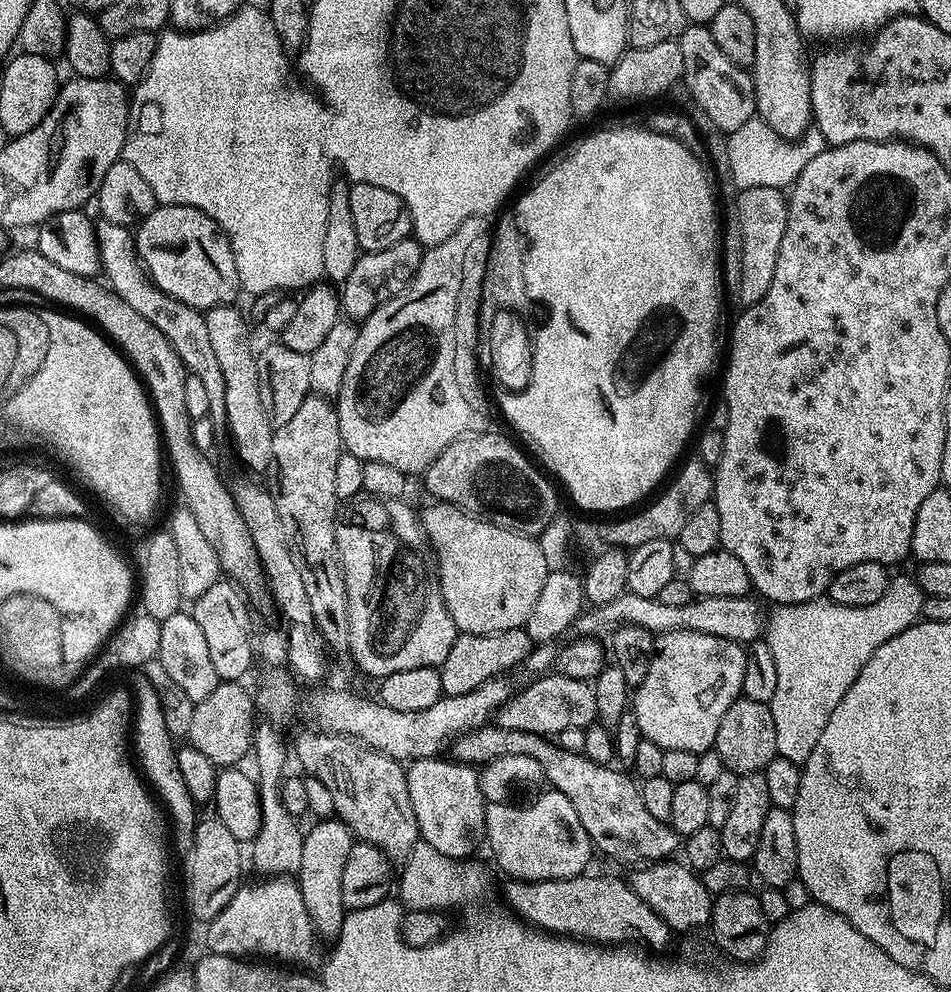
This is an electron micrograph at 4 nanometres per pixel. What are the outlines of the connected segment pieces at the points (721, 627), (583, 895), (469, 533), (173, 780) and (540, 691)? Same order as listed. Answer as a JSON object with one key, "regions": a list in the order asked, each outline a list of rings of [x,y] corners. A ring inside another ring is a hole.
{"regions":[[[[625,592],[614,602],[601,604],[592,610],[592,613],[581,615],[574,628],[577,633],[585,637],[595,637],[603,628],[611,629],[619,625],[621,621],[631,622],[642,626],[647,632],[659,634],[661,632],[673,632],[674,630],[698,630],[702,634],[714,634],[718,638],[726,638],[730,642],[747,646],[753,640],[762,636],[762,612],[756,609],[752,598],[718,598],[717,596],[705,596],[695,599],[686,606],[662,606],[659,598],[638,598],[638,594]]],[[[581,874],[565,880],[524,880],[509,879],[504,892],[512,903],[511,909],[525,921],[553,934],[566,935],[570,938],[585,938],[590,942],[622,942],[626,936],[642,936],[652,944],[664,943],[670,929],[659,920],[652,910],[636,894],[627,883],[624,884],[616,876],[588,876]]],[[[428,503],[432,504],[425,506],[424,513],[419,513],[418,524],[421,529],[424,527],[424,536],[432,547],[431,555],[440,577],[442,598],[450,618],[456,624],[457,633],[494,634],[502,630],[524,628],[534,610],[534,602],[538,602],[538,594],[542,594],[542,582],[546,582],[550,571],[546,566],[546,558],[542,558],[539,543],[533,537],[511,532],[479,515],[466,512],[456,504]]],[[[143,674],[137,675],[131,691],[134,693],[134,756],[139,767],[144,767],[143,775],[148,775],[147,783],[154,789],[155,795],[162,801],[163,807],[168,807],[167,815],[170,817],[170,828],[176,831],[176,848],[180,854],[187,854],[192,849],[194,830],[198,823],[198,805],[190,798],[190,790],[186,790],[186,782],[182,782],[182,774],[178,770],[176,761],[177,745],[172,739],[170,730],[166,730],[166,721],[162,718],[162,706],[158,706],[158,694],[154,694],[154,686]],[[136,691],[136,696],[135,692]],[[160,796],[161,797],[160,797]],[[172,815],[172,820],[171,816]]],[[[561,674],[552,675],[541,675],[536,678],[540,680],[526,685],[517,696],[516,693],[509,695],[505,704],[497,708],[494,713],[496,727],[526,730],[530,734],[556,738],[559,732],[568,732],[571,728],[583,730],[597,723],[592,684]]]]}

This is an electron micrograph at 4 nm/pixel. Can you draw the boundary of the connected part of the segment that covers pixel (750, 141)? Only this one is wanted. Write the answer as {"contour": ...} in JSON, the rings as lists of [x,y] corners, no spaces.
{"contour":[[[753,118],[731,132],[727,146],[730,180],[737,189],[770,186],[784,190],[795,184],[810,158],[824,151],[826,141],[819,130],[805,131],[799,138],[780,136],[764,120]]]}

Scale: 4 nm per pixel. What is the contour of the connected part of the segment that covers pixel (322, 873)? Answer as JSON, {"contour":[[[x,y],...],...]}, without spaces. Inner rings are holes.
{"contour":[[[339,819],[319,821],[314,828],[305,833],[302,859],[298,873],[298,883],[302,902],[306,902],[306,914],[317,937],[339,937],[346,909],[342,902],[342,869],[346,866],[354,838]]]}

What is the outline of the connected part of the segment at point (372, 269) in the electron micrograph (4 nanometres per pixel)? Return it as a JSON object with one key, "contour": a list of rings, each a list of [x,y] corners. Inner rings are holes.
{"contour":[[[412,238],[398,242],[386,250],[360,254],[338,292],[343,315],[349,321],[363,322],[377,306],[397,296],[411,282],[420,265],[421,255],[421,245]]]}

